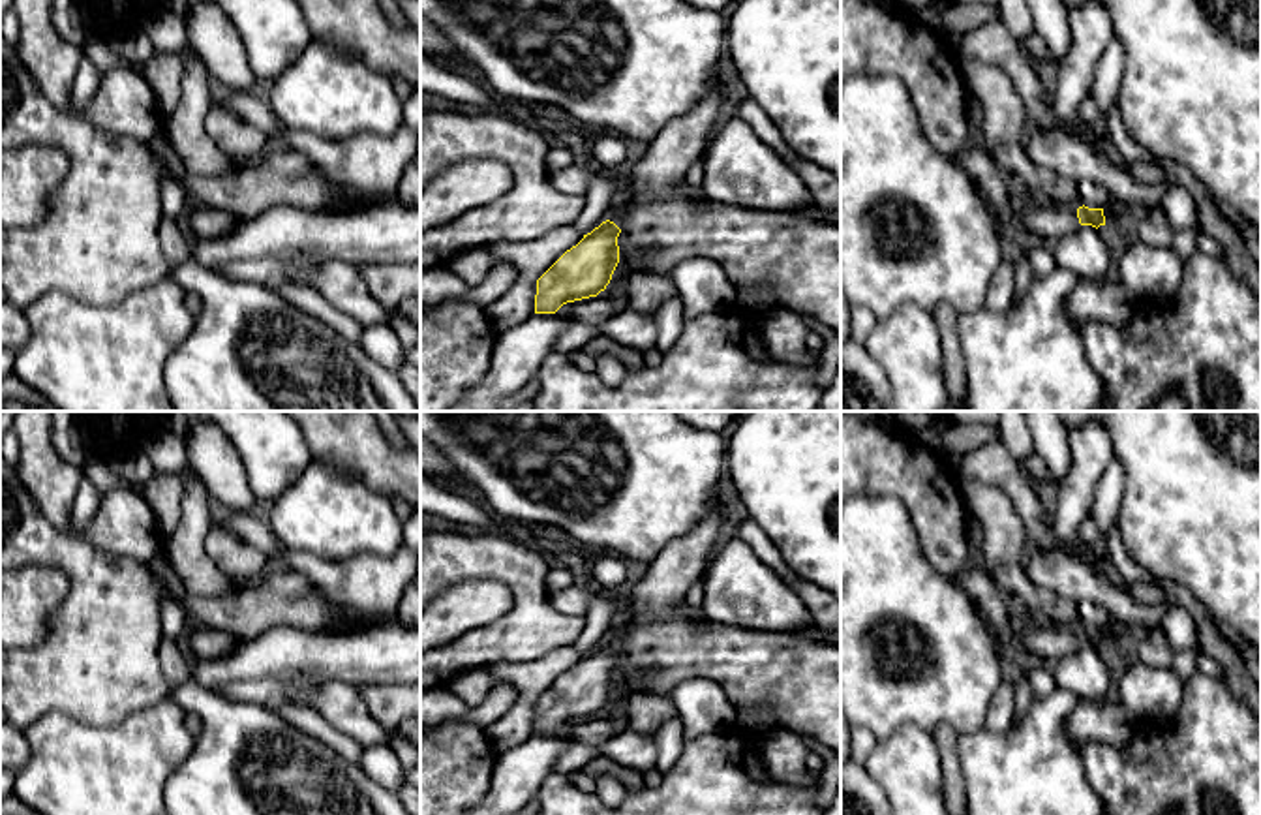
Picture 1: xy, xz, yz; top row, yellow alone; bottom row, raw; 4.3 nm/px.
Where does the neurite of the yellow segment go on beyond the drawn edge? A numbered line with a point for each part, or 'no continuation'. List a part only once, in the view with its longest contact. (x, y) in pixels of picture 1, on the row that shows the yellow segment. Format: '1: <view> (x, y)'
1: yz (1048, 222)

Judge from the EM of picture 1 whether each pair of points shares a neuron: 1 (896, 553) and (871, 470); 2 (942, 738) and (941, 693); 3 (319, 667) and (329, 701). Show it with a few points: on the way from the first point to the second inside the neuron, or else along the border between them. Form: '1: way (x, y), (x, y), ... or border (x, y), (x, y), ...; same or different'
1: border (860, 492), (896, 496), (912, 524); different
2: border (931, 731), (948, 723), (959, 733); different
3: border (321, 682), (346, 680), (357, 688); different

